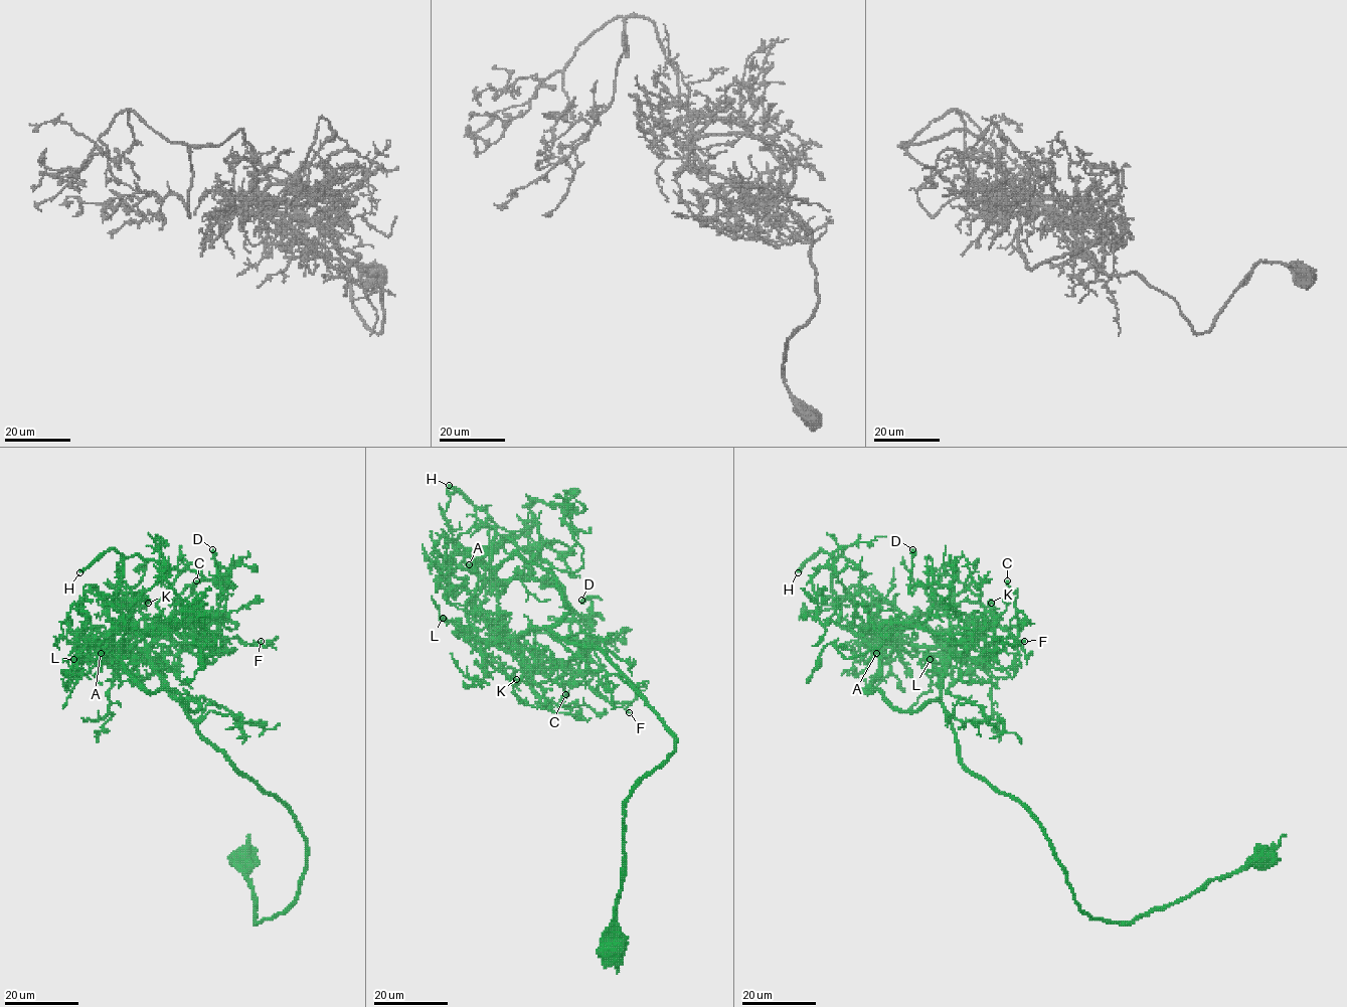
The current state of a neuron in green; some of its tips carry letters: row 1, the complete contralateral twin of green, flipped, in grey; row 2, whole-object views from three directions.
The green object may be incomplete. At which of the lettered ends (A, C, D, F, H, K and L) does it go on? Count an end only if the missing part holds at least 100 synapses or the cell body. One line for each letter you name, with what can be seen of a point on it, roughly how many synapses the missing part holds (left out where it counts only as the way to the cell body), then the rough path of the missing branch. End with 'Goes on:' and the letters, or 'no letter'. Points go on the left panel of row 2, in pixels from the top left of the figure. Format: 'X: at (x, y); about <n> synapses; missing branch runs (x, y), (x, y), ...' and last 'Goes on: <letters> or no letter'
H: at (79, 572); about 700 synapses
Goes on: H

